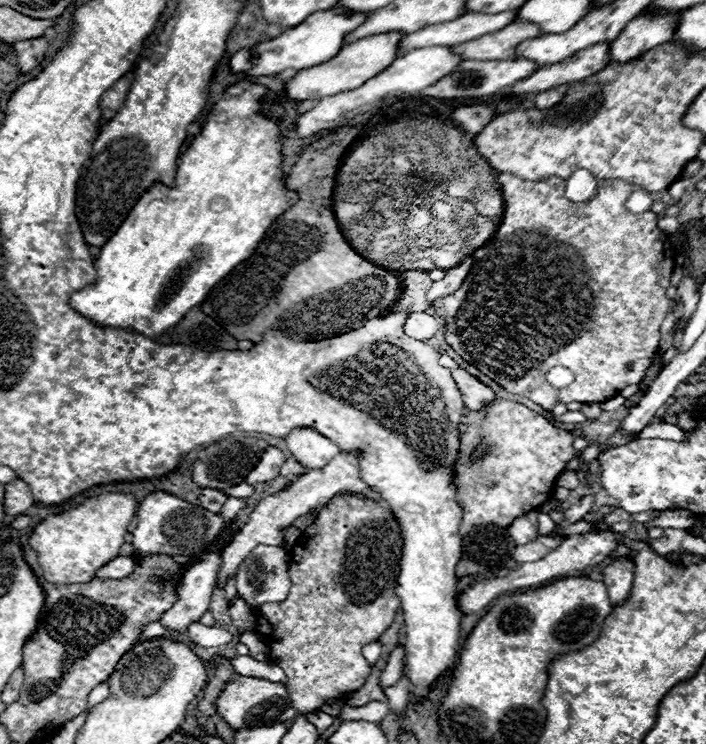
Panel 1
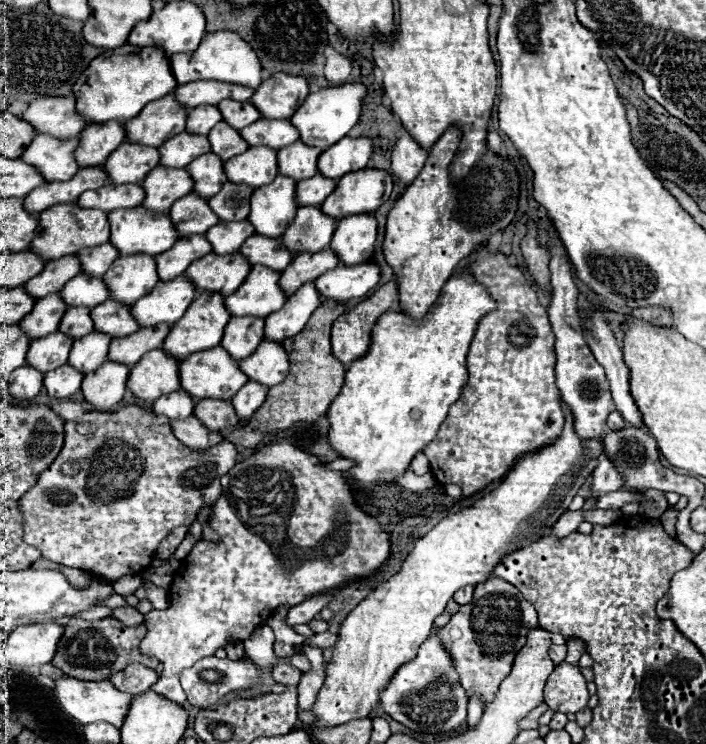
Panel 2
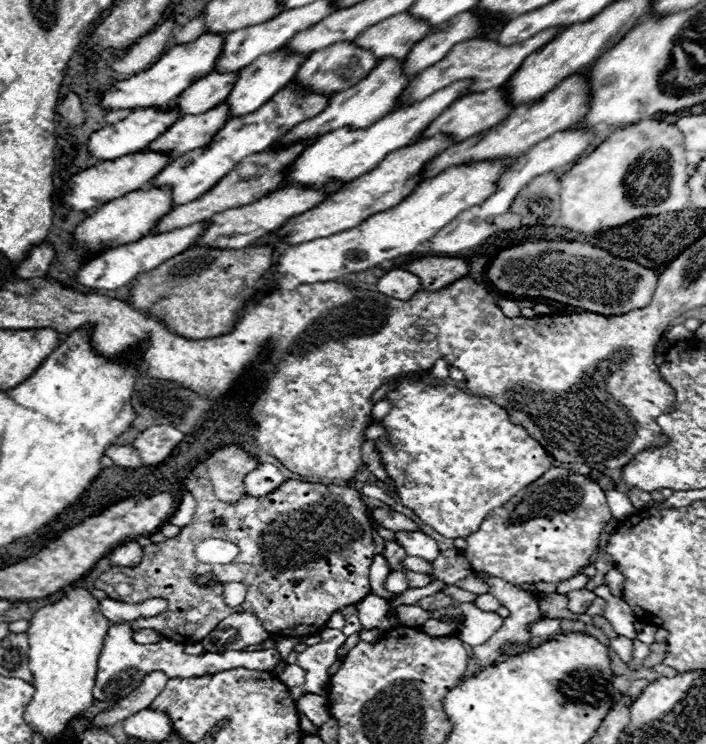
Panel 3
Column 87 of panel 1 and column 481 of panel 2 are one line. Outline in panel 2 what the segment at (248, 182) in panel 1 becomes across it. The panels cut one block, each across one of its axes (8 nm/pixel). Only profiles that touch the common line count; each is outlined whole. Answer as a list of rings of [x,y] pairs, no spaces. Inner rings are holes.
[[[456,272],[422,320],[412,320],[398,308],[392,308],[378,318],[368,352],[350,364],[344,386],[328,408],[328,442],[340,458],[354,462],[354,468],[350,468],[348,474],[356,486],[374,488],[378,484],[396,482],[410,468],[412,458],[436,438],[440,424],[448,416],[448,408],[460,398],[460,388],[468,380],[466,354],[476,324],[492,310],[496,310],[496,302],[490,294],[478,286],[468,272]]]

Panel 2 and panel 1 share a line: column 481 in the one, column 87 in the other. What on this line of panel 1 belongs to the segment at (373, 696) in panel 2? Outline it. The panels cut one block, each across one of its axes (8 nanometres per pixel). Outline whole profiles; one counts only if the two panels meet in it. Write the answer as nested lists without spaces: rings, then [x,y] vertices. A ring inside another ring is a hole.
[[[100,494],[96,498],[86,498],[64,514],[42,520],[30,536],[30,546],[36,550],[38,564],[44,572],[42,578],[52,584],[90,582],[98,568],[118,556],[136,508],[138,504],[132,494]]]

